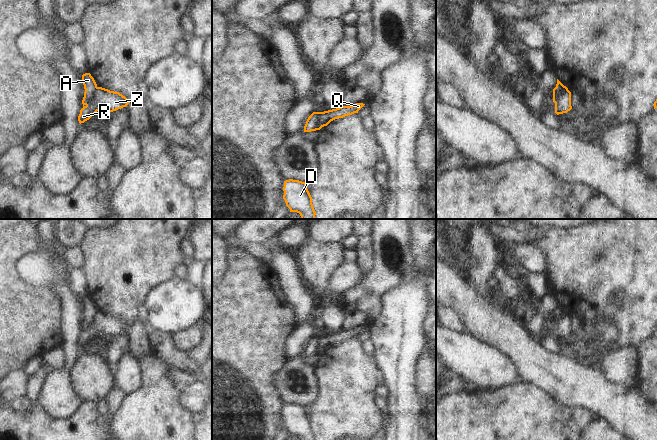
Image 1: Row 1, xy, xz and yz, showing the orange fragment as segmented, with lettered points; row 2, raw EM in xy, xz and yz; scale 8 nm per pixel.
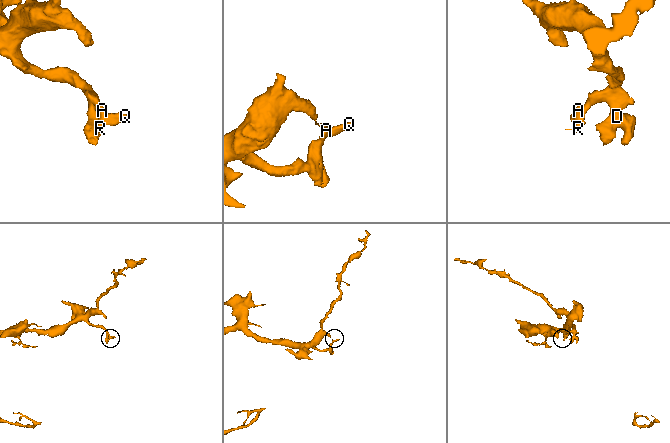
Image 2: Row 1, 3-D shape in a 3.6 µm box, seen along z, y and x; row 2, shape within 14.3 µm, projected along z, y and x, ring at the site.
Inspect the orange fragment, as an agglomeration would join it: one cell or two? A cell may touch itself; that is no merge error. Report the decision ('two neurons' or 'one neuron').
two neurons

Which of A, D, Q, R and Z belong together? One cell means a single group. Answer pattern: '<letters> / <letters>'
A D / Q R Z

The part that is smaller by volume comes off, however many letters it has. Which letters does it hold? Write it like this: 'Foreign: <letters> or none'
Foreign: Q, R, Z

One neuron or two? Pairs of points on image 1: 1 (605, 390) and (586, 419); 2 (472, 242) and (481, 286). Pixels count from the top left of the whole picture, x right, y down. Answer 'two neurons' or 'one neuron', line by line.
1: two neurons
2: one neuron

